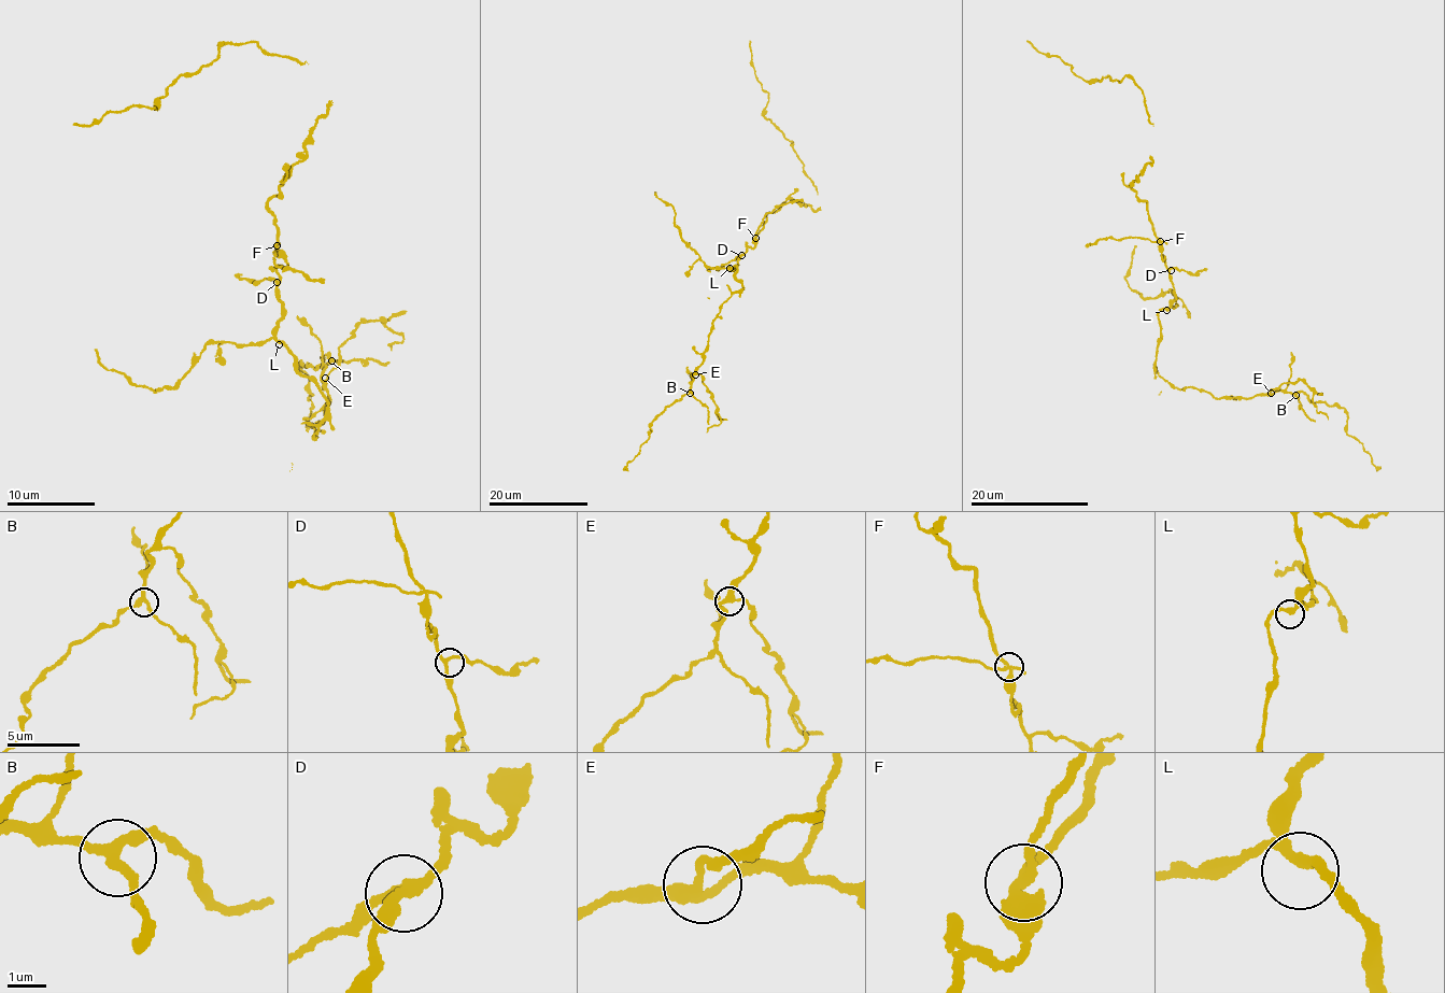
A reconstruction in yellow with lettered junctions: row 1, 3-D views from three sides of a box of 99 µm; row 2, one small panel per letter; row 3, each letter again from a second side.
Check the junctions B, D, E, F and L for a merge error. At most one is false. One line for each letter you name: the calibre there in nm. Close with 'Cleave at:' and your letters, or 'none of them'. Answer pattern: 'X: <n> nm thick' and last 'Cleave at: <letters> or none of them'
F: 240 nm thick
Cleave at: F

